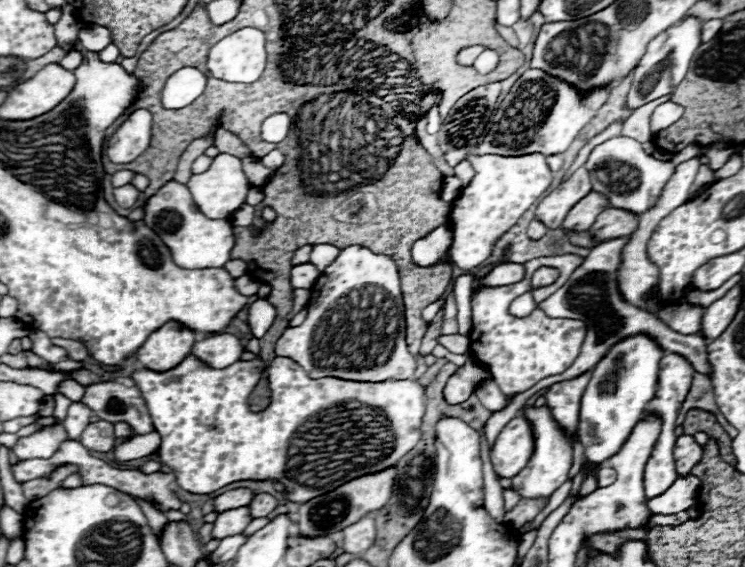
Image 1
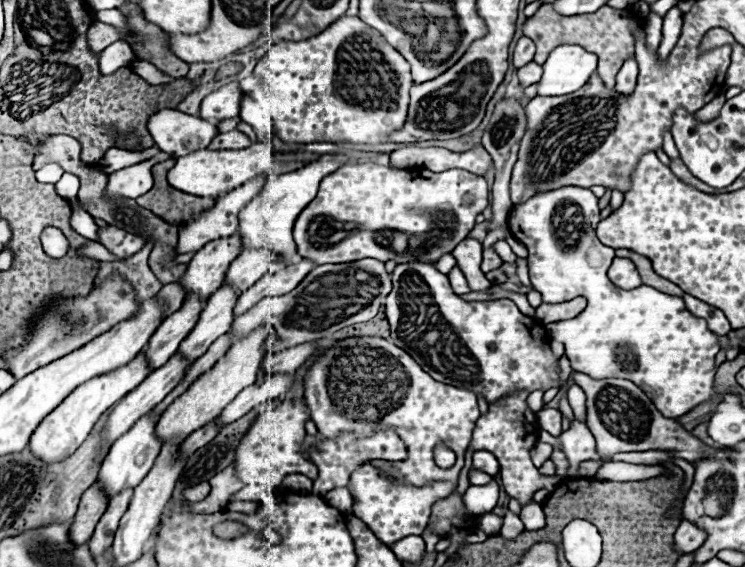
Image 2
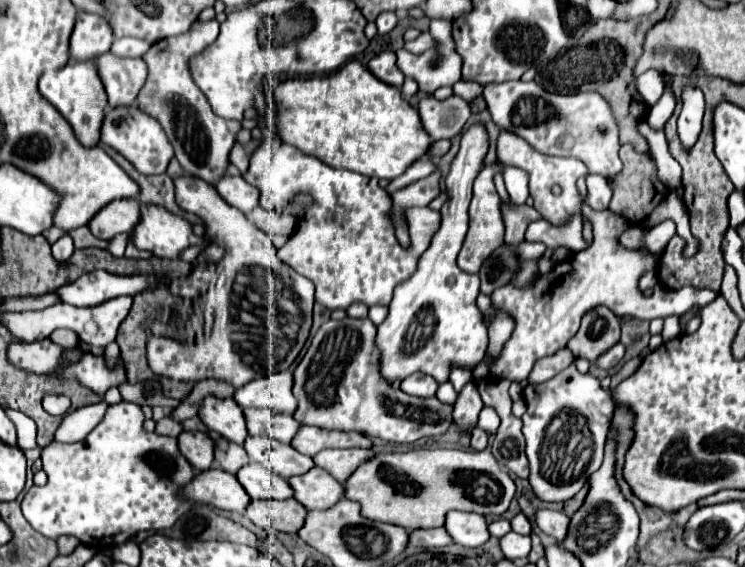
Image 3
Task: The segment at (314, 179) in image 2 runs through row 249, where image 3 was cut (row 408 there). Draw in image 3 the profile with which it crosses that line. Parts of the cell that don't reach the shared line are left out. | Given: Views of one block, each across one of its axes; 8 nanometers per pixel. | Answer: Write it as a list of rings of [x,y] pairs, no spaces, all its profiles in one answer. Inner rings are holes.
[[[286,370],[252,380],[234,392],[234,400],[242,408],[268,408],[278,414],[294,414],[292,372]]]

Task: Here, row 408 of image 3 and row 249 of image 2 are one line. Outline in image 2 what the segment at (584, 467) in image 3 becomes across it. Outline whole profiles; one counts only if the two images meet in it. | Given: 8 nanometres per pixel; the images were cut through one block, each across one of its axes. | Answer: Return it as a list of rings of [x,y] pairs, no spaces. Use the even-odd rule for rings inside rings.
[[[564,186],[558,190],[548,190],[532,196],[524,204],[512,208],[508,216],[508,226],[512,236],[522,242],[528,250],[528,272],[530,282],[536,292],[542,294],[544,304],[566,302],[576,296],[586,296],[588,306],[580,316],[572,320],[560,320],[546,324],[548,334],[562,342],[566,356],[576,372],[582,372],[594,380],[602,378],[626,378],[640,386],[656,404],[656,408],[670,418],[678,418],[694,410],[694,406],[708,402],[718,394],[714,386],[716,376],[716,354],[720,352],[718,336],[708,330],[702,318],[692,316],[684,300],[658,292],[652,286],[638,286],[634,290],[622,290],[614,286],[606,272],[614,260],[614,248],[604,246],[596,238],[596,224],[600,222],[598,198],[580,186]]]

